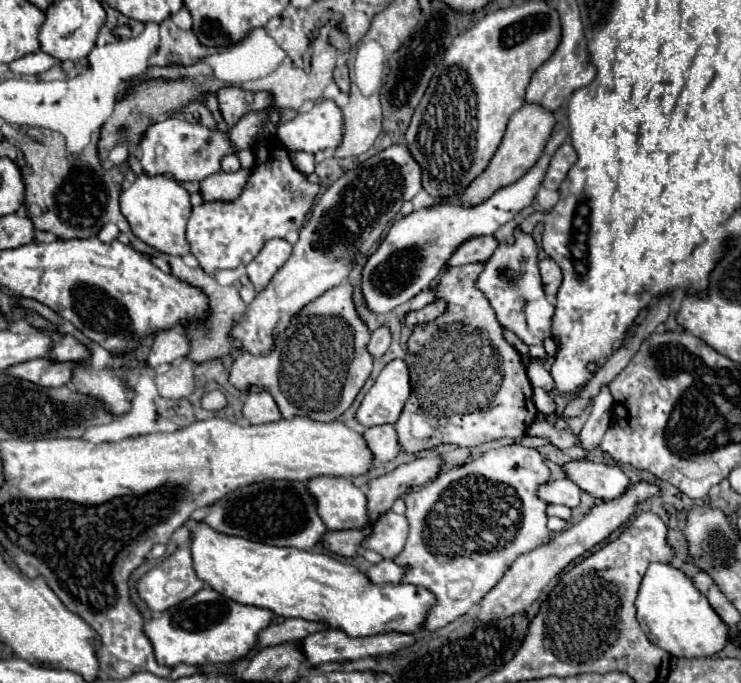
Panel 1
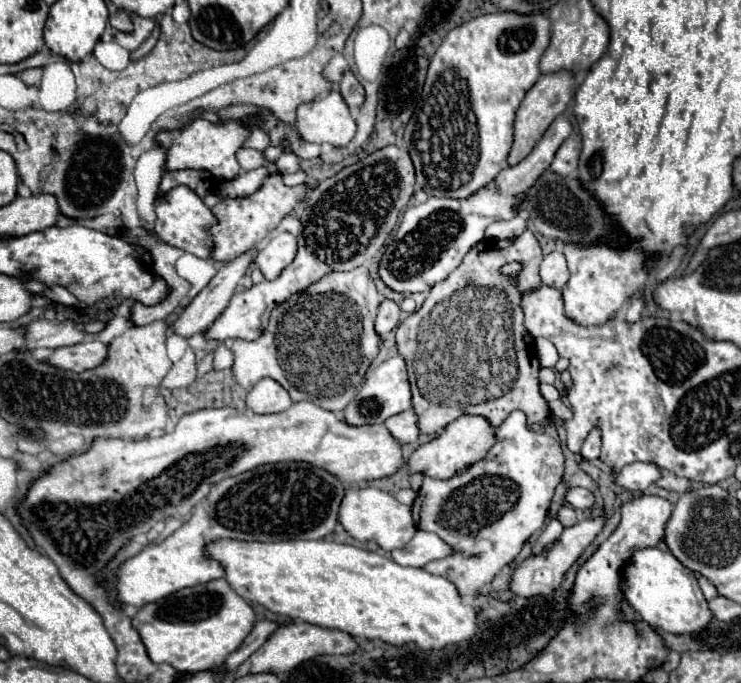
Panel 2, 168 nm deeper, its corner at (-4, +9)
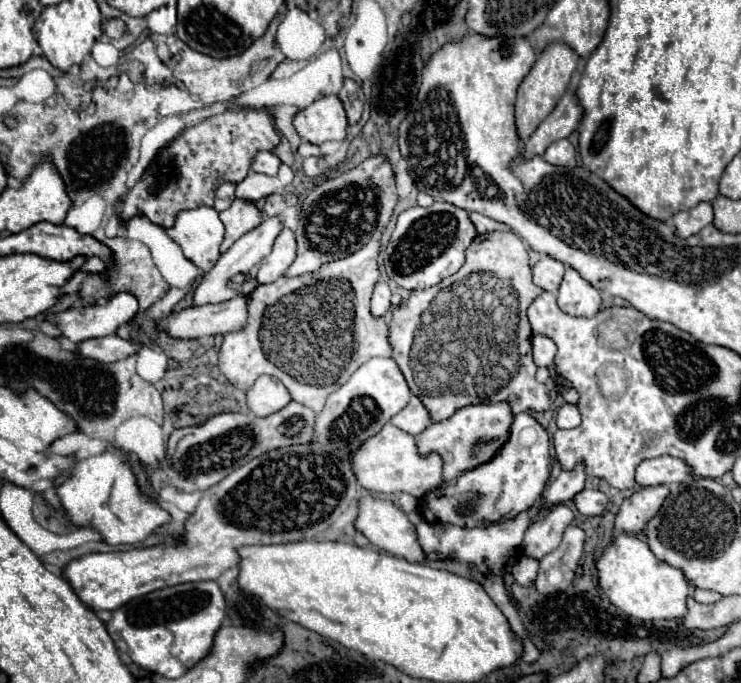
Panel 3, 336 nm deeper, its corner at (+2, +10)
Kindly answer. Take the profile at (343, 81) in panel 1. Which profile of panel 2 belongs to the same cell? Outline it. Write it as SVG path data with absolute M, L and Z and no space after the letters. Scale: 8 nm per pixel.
M347 71L343 75L343 79L339 83L339 91L341 91L341 95L349 107L361 107L365 101L365 89L351 71Z

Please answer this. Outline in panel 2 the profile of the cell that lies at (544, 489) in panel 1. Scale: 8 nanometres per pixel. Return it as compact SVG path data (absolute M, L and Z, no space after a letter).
M575 487L575 489L569 489L567 491L567 503L575 509L591 509L593 503L595 503L595 497L589 489L583 489L583 487Z

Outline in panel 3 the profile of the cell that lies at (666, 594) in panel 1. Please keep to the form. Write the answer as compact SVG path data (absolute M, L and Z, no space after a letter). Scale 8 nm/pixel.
M619 534L613 544L609 544L603 552L603 556L597 562L601 588L609 596L609 600L627 616L635 616L637 620L679 620L687 614L687 598L689 598L689 582L685 574L679 568L673 568L659 560L645 542L641 542L637 536Z

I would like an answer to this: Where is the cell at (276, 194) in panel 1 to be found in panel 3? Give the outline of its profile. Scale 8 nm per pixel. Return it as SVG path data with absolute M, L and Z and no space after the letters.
M235 198L227 210L219 212L219 218L225 226L225 238L221 244L221 254L223 254L233 246L235 240L239 240L243 234L251 232L263 222L263 212L253 202Z

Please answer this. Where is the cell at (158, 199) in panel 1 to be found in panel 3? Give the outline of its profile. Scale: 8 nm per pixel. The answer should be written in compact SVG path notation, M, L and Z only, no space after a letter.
M199 206L181 210L177 212L175 224L163 230L203 272L209 272L219 260L219 244L223 240L225 228L215 208Z

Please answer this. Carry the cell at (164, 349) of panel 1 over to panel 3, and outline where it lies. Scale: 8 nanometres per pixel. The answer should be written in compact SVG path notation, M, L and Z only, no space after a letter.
M265 218L255 230L247 232L245 236L241 236L225 254L221 254L221 258L217 260L217 264L203 276L201 284L197 286L195 294L193 294L193 306L205 306L205 304L217 304L217 302L225 302L225 300L231 300L233 296L237 296L239 292L231 290L227 284L229 280L239 274L239 272L251 272L255 264L261 262L261 258L265 258L269 252L271 252L271 246L277 238L277 234L281 232L281 222L279 218Z

